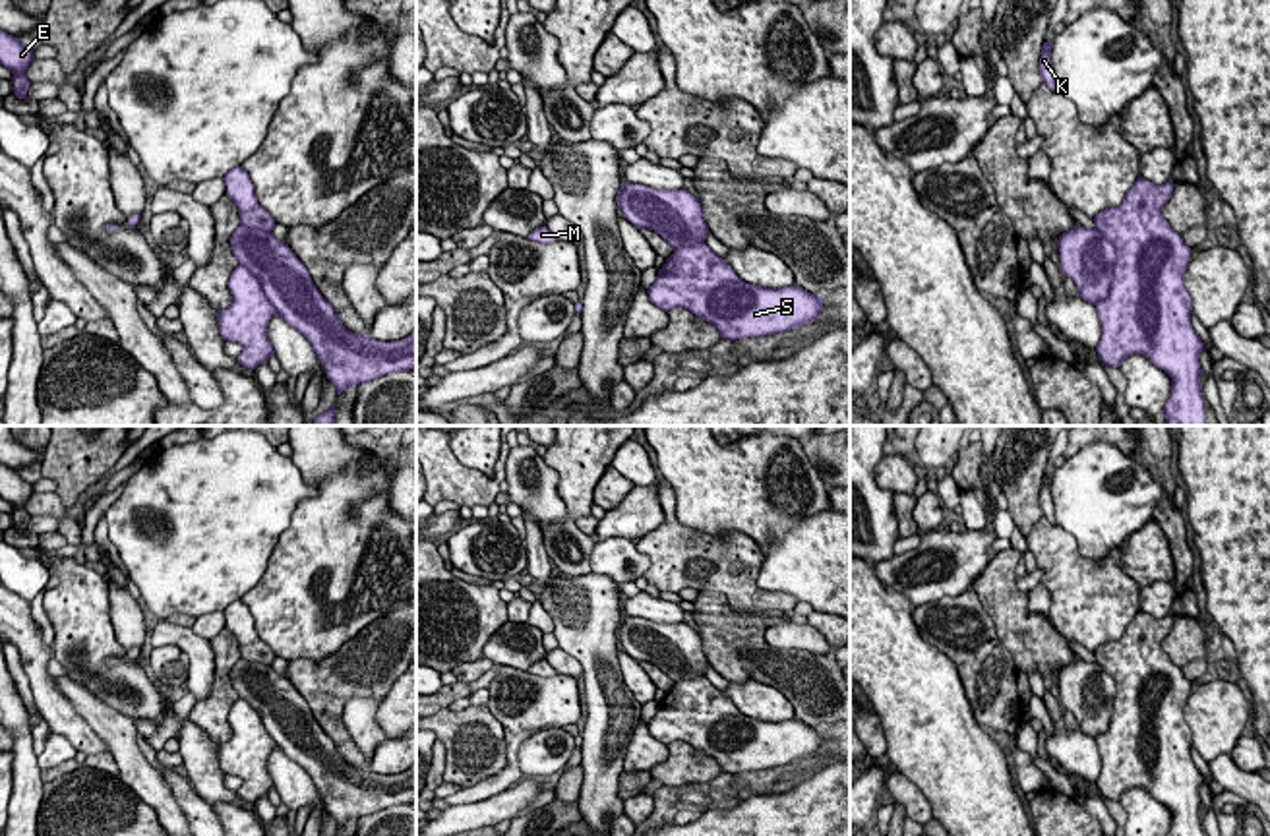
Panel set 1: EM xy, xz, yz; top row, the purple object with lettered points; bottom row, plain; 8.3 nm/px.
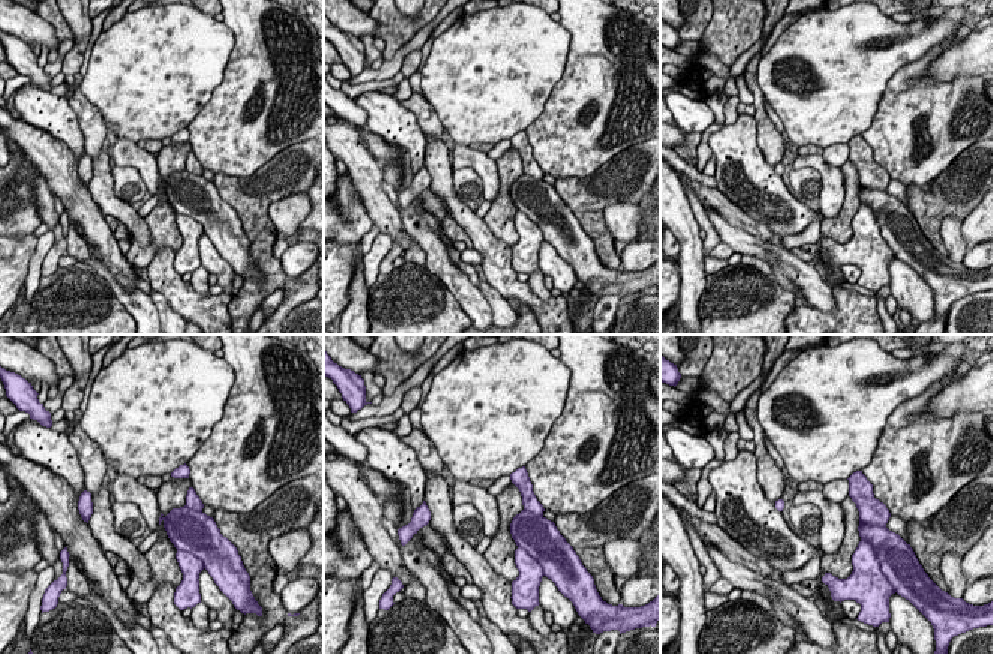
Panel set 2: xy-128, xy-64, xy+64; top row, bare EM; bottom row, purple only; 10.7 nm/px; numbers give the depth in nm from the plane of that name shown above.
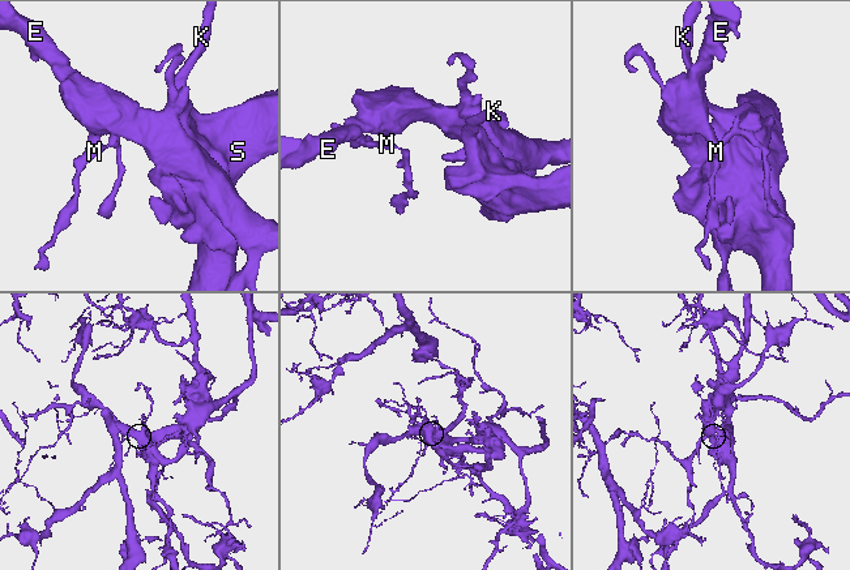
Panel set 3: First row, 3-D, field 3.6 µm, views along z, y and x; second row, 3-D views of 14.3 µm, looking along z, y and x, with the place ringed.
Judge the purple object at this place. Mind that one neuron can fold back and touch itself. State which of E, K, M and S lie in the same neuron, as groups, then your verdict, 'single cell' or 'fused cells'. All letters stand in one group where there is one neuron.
E M / K S | fused cells

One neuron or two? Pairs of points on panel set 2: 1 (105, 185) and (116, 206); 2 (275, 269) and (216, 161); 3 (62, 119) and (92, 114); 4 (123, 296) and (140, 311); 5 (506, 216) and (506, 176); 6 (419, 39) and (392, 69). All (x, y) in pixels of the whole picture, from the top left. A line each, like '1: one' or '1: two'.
1: one
2: two
3: two
4: one
5: one
6: one

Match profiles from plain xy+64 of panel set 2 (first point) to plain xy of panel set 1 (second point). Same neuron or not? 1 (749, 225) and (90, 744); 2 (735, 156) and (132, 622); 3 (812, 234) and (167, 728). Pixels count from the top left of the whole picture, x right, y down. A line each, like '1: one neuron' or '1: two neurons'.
1: two neurons
2: two neurons
3: one neuron

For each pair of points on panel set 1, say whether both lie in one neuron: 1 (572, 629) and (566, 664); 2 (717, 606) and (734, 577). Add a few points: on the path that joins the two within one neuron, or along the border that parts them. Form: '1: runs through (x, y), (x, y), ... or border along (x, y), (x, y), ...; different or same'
1: border along (558, 645), (583, 672); different
2: border along (699, 589), (721, 593), (738, 610), (765, 610); different

